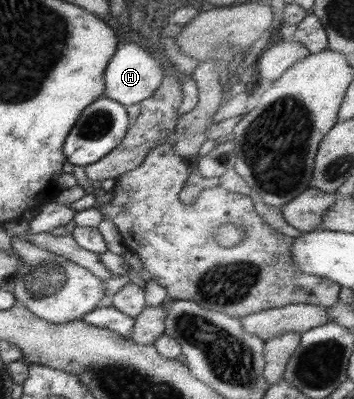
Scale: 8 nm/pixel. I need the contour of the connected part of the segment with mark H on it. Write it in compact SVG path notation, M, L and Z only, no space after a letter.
M131 42L122 45L104 69L104 93L102 95L108 96L108 98L125 107L134 103L139 104L140 101L150 97L158 89L160 81L166 76L162 72L163 66L160 64L160 61L154 59L146 49L142 49L140 44Z

